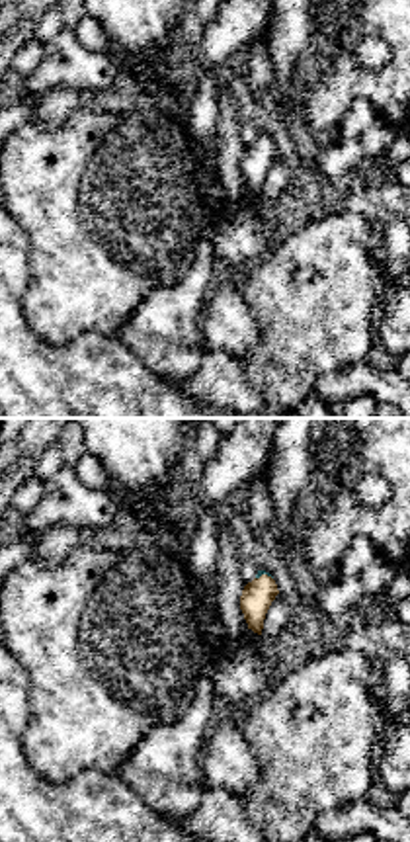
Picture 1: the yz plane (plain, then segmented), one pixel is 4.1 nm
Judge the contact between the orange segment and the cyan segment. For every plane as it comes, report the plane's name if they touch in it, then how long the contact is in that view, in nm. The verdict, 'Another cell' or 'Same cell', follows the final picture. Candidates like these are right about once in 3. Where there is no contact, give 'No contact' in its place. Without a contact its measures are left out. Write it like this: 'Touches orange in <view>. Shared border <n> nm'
Touches orange in yz. Shared border 70 nm

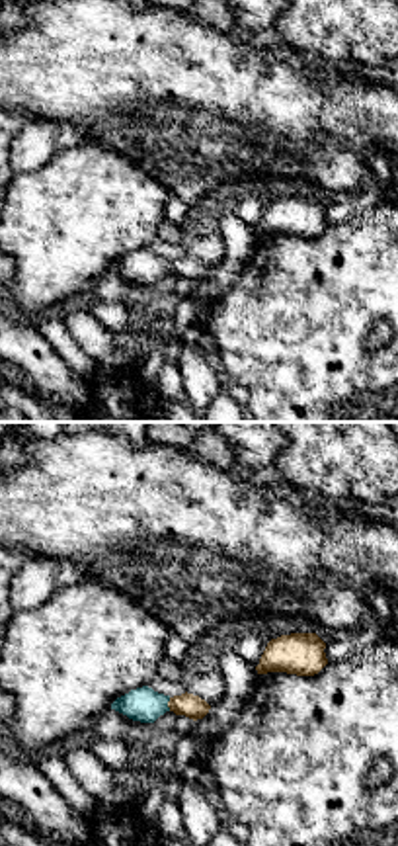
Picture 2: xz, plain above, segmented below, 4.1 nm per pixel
Touches orange in xz. Shared border 60 nm

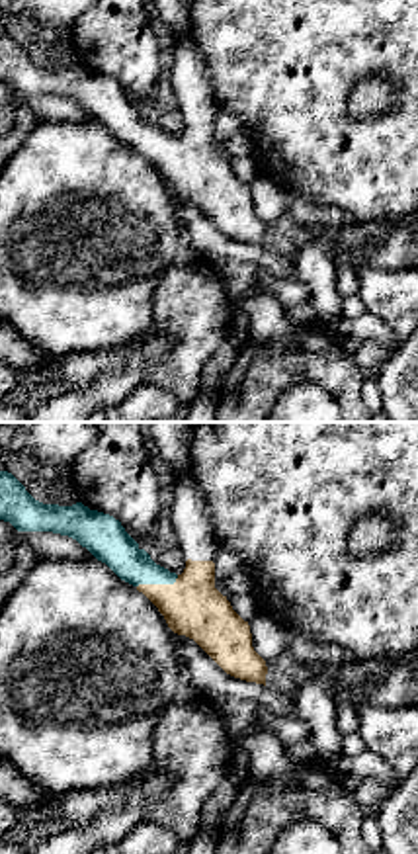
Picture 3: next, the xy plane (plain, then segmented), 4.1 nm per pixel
Touches orange in xy. Shared border 180 nm

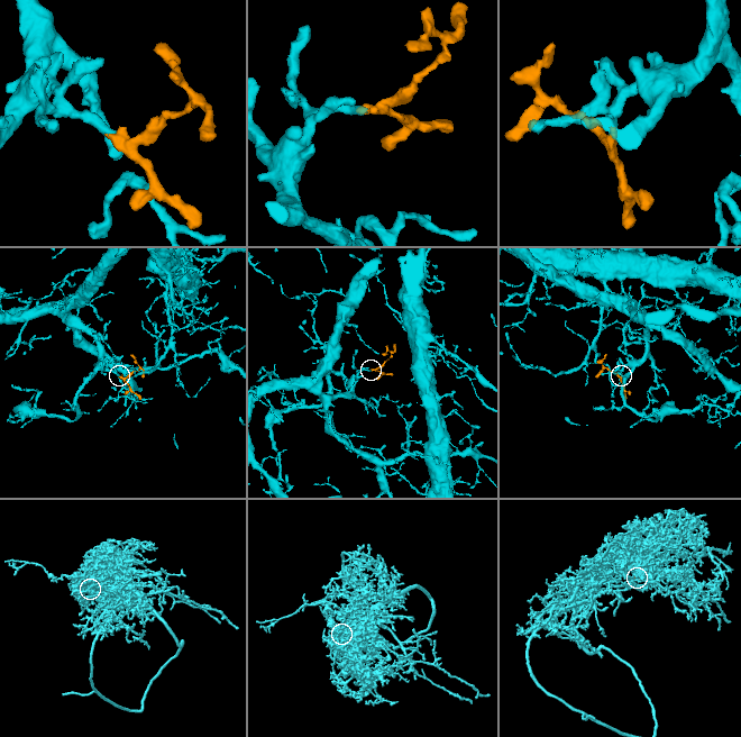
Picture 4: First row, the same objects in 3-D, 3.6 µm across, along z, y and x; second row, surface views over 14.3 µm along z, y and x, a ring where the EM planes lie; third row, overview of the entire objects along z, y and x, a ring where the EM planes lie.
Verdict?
Same cell

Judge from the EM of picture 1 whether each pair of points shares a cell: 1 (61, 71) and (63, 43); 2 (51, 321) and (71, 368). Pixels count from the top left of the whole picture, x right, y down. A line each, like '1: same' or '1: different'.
1: same
2: different

